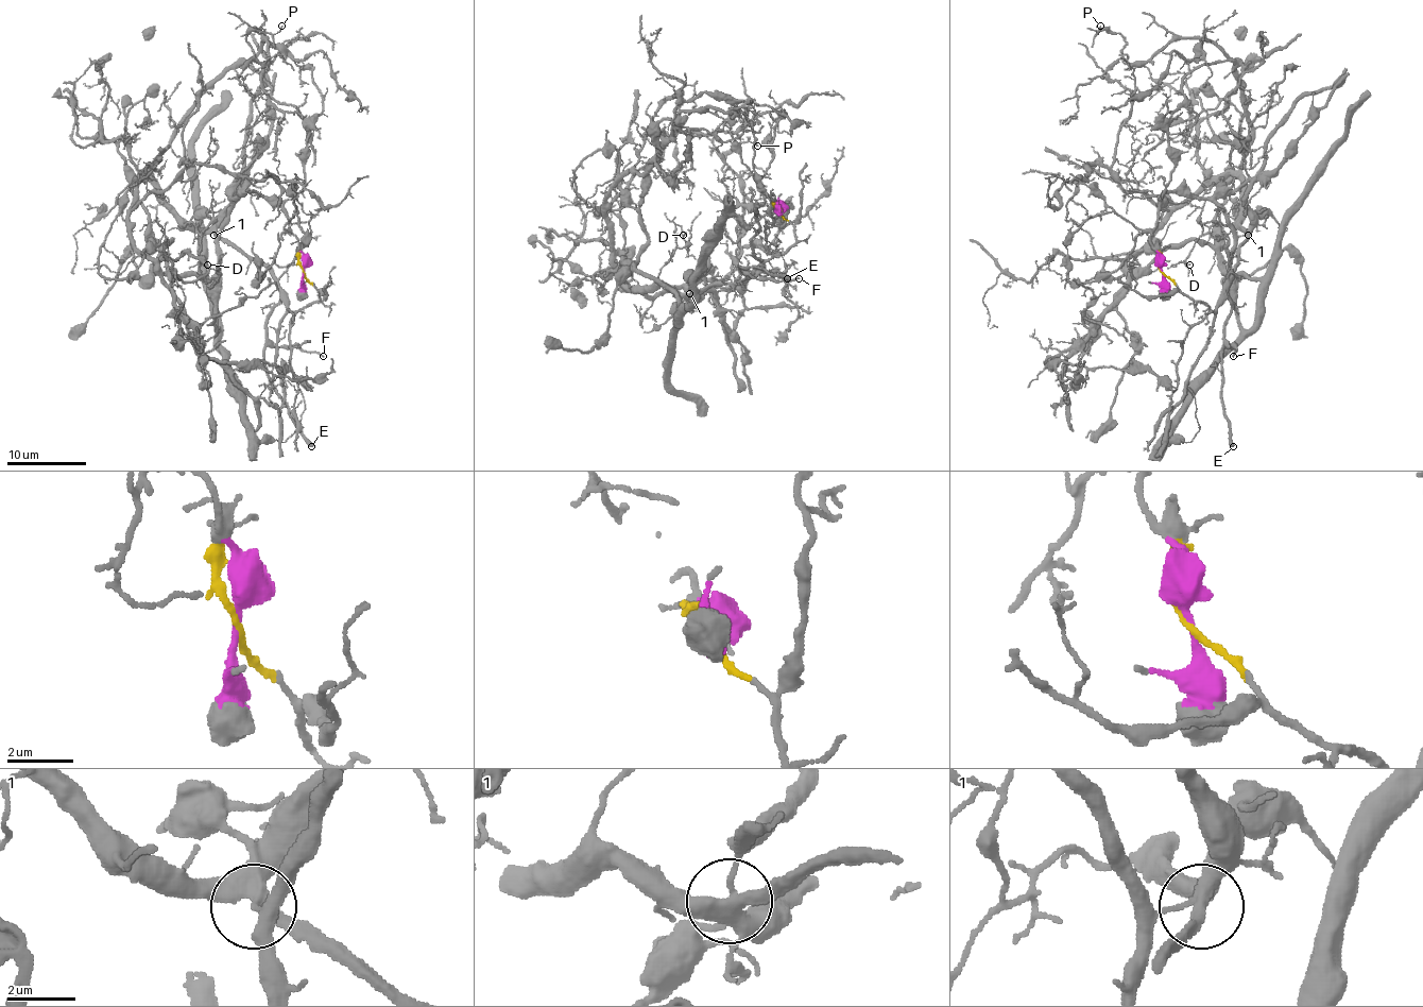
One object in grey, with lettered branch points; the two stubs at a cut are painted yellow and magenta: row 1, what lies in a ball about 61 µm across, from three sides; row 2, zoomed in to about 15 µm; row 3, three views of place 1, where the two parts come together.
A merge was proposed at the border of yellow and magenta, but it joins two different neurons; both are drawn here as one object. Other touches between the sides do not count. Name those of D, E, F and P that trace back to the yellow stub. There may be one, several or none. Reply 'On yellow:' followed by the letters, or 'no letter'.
On yellow: D, E, F, P

